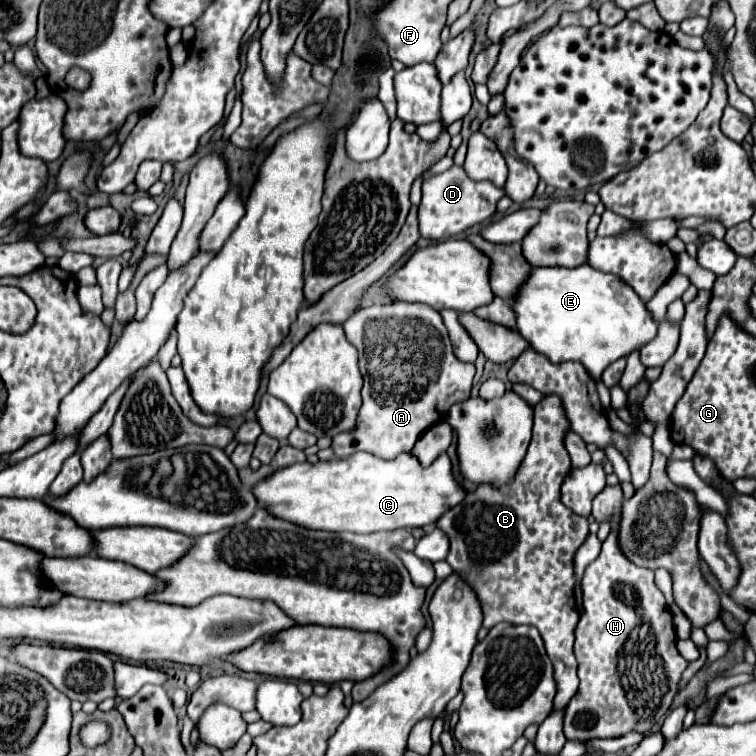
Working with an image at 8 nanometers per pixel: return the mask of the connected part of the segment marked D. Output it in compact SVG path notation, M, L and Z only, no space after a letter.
M452 165L448 171L430 177L422 183L420 225L422 237L430 241L444 241L464 233L466 229L484 223L496 211L496 201L504 195L504 189L494 187L490 181L472 181L462 167Z

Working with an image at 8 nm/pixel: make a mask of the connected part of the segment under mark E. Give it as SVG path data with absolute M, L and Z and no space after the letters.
M590 265L576 269L536 267L514 299L518 331L552 363L580 361L598 381L602 371L630 351L640 351L658 333L658 321L622 279Z

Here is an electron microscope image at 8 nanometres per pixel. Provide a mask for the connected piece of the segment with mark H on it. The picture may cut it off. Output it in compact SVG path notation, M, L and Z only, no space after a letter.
M608 485L592 501L592 515L598 523L610 525L610 535L602 543L602 551L596 561L592 561L582 579L582 607L584 615L576 627L574 655L578 659L578 677L580 687L576 697L568 703L564 711L564 735L566 739L612 739L622 737L630 731L642 735L652 729L660 729L664 717L668 715L672 701L678 693L678 683L682 673L688 669L688 661L676 649L676 633L672 625L672 613L666 607L666 599L654 581L654 571L638 567L622 555L618 547L618 519L622 517L622 487Z

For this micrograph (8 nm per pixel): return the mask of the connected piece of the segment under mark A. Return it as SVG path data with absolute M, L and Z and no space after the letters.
M402 301L376 303L358 309L344 323L344 331L360 353L364 387L356 427L332 439L332 451L338 459L346 459L358 451L394 459L410 451L416 439L442 419L454 403L470 397L474 365L456 359L442 317L432 307Z

